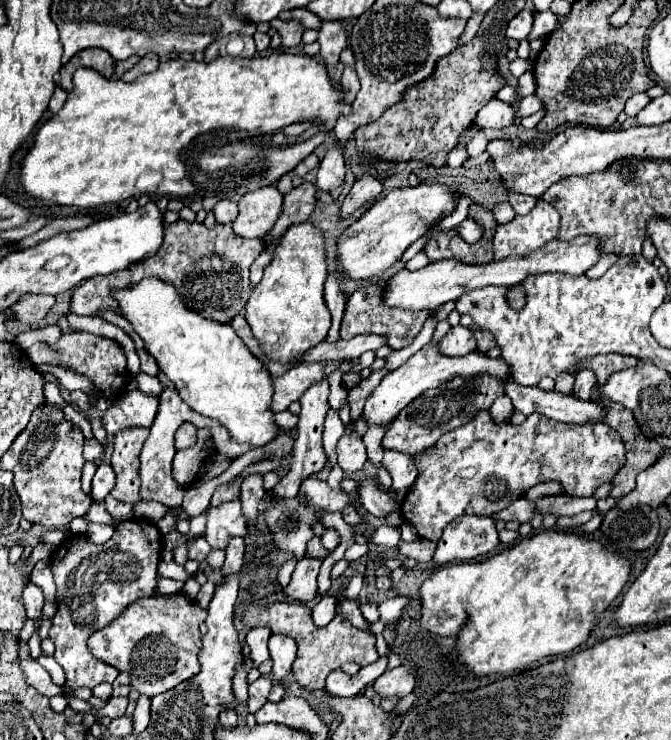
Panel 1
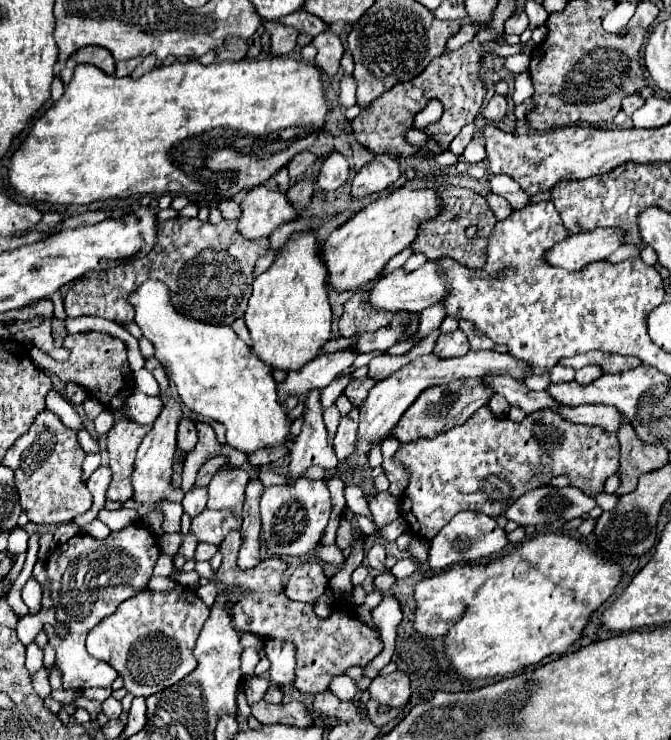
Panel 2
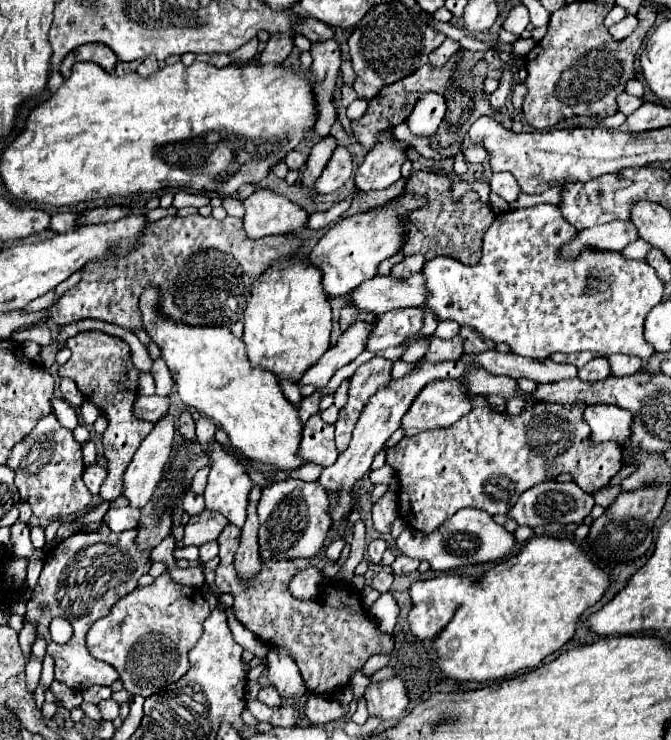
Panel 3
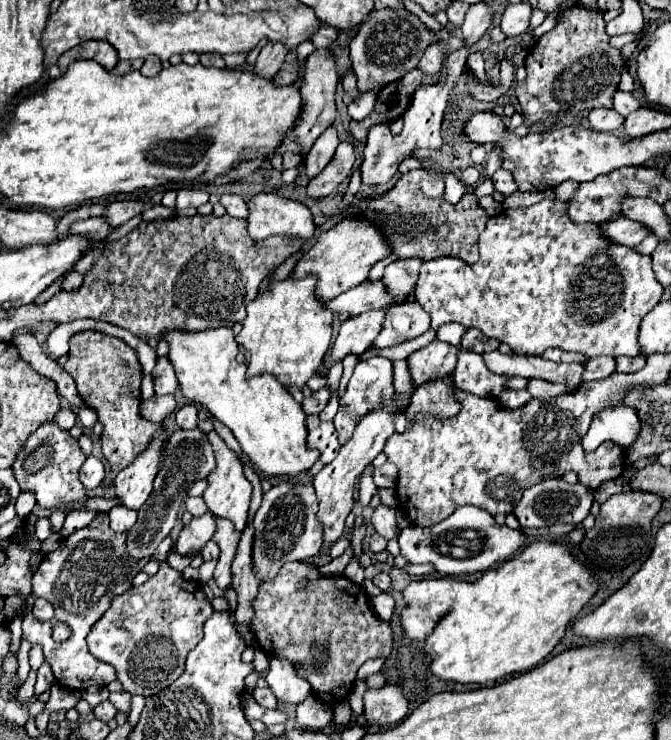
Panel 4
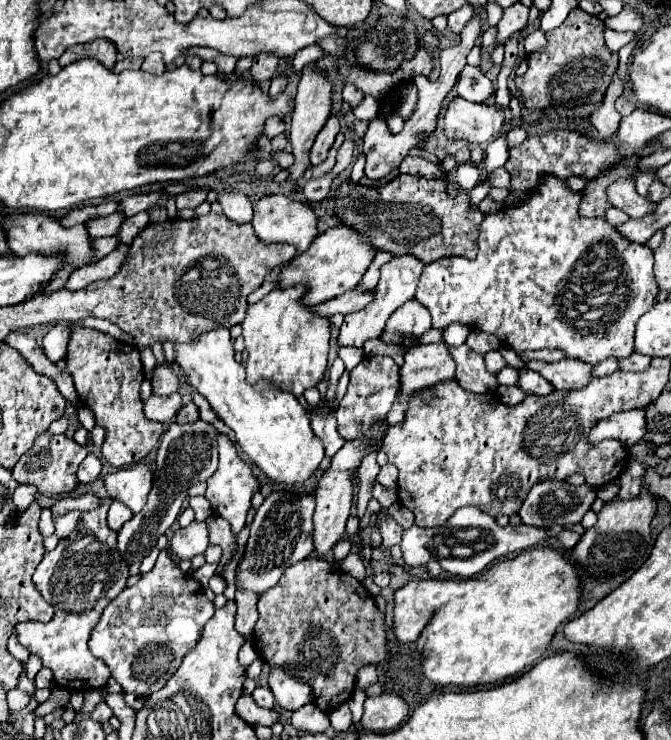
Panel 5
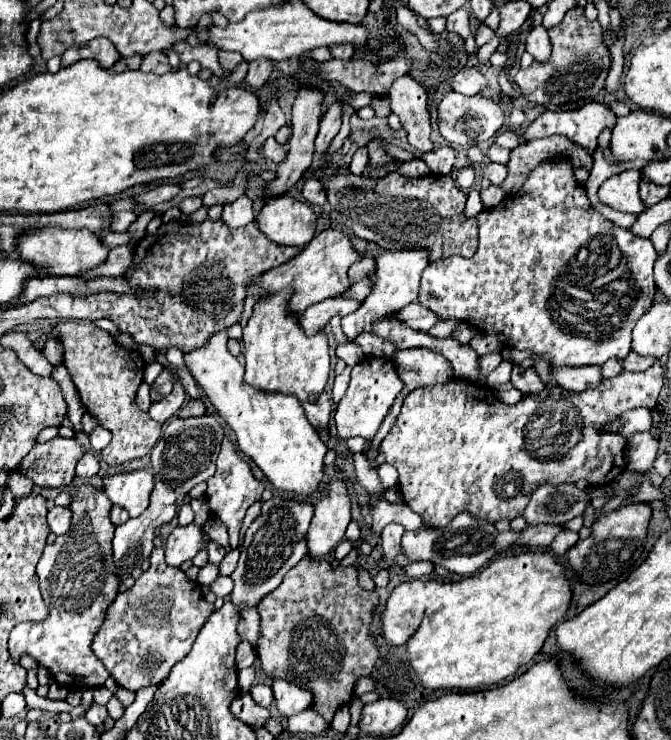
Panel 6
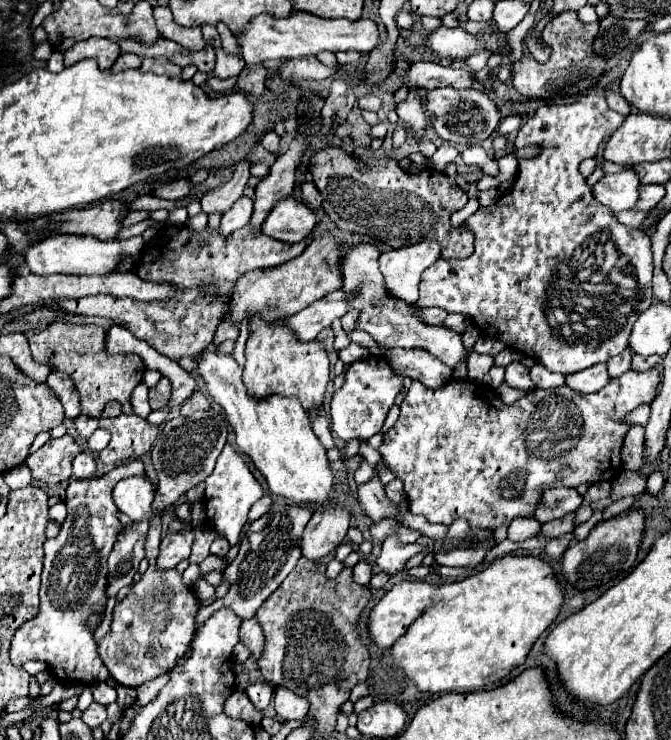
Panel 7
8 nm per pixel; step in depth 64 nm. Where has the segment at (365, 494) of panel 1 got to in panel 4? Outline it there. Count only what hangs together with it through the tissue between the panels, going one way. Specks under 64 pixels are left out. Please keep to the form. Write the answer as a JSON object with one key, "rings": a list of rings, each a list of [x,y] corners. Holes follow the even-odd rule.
{"rings":[[[380,504],[374,514],[372,514],[372,526],[374,530],[384,536],[386,540],[390,540],[394,534],[396,534],[396,508],[392,506],[386,506],[386,504]]]}

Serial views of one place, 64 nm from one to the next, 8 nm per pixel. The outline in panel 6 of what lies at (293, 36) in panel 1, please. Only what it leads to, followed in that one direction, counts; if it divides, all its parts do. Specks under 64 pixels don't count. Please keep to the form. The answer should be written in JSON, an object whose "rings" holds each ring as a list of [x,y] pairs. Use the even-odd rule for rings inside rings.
{"rings":[[[266,58],[252,60],[250,68],[248,68],[248,74],[246,74],[246,84],[250,84],[252,88],[262,88],[264,82],[268,80],[270,72],[272,72],[272,62],[270,60],[266,60]]]}

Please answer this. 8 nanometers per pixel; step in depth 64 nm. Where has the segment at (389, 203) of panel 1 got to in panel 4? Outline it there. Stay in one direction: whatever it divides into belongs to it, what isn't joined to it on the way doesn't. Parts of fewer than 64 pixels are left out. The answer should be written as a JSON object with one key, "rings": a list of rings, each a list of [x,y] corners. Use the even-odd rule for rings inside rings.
{"rings":[[[342,218],[336,222],[330,230],[322,232],[318,242],[298,260],[292,276],[294,278],[304,278],[308,274],[314,274],[318,278],[316,286],[316,296],[324,302],[340,296],[342,292],[362,284],[368,280],[370,268],[378,262],[384,260],[392,248],[388,246],[388,240],[384,238],[384,232],[374,222],[368,222],[364,218]]]}

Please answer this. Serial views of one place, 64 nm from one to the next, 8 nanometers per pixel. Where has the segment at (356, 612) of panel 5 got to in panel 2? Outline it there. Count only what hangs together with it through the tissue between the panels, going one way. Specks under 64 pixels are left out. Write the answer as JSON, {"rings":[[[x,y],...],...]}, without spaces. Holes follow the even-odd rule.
{"rings":[[[230,532],[228,538],[220,544],[220,552],[224,554],[222,566],[216,572],[216,578],[228,588],[228,590],[238,590],[242,588],[246,594],[240,596],[240,600],[232,606],[232,620],[234,628],[242,632],[254,632],[262,638],[280,638],[280,640],[290,640],[296,646],[296,688],[300,692],[310,692],[318,694],[328,690],[330,680],[336,674],[344,674],[350,666],[366,666],[370,660],[374,660],[384,644],[378,638],[378,634],[362,624],[358,618],[350,614],[350,608],[336,606],[330,614],[330,618],[320,620],[314,614],[312,604],[304,602],[292,602],[288,596],[284,596],[282,590],[282,580],[288,570],[288,564],[282,560],[270,558],[262,560],[256,568],[242,572],[236,564],[238,560],[238,550],[240,550],[240,532]]]}

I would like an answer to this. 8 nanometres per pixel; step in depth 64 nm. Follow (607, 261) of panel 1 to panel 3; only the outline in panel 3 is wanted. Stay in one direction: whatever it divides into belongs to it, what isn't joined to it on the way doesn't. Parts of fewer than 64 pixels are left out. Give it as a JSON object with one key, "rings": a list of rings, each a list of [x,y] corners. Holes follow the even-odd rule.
{"rings":[[[638,238],[634,244],[628,244],[628,248],[622,250],[622,256],[626,256],[626,258],[644,258],[648,250],[650,250],[650,244],[644,244]]]}

